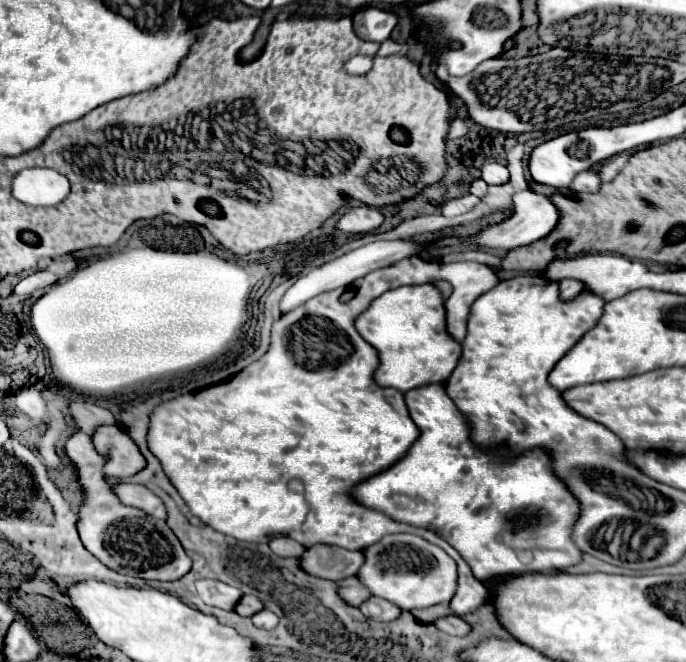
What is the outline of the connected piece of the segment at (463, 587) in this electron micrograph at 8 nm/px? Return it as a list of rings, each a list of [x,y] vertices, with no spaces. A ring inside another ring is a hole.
[[[457,556],[455,562],[457,562],[459,578],[457,578],[457,592],[451,598],[451,608],[455,614],[467,614],[467,612],[473,612],[475,608],[483,606],[489,598],[489,592],[483,582],[475,580],[467,562],[461,556]]]

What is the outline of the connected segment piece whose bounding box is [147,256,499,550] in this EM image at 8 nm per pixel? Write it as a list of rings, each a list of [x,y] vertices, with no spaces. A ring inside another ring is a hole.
[[[413,256],[389,268],[375,270],[349,286],[323,292],[293,312],[283,314],[273,322],[269,350],[229,382],[207,386],[199,394],[183,394],[155,406],[147,444],[191,514],[217,532],[237,540],[267,542],[269,536],[289,536],[303,548],[331,544],[345,550],[365,550],[385,534],[421,532],[421,528],[395,522],[349,498],[353,486],[393,466],[419,436],[419,428],[409,418],[403,394],[373,382],[373,370],[379,364],[377,352],[359,336],[353,322],[383,292],[407,284],[431,284],[433,280],[447,280],[453,286],[453,294],[447,300],[447,330],[461,342],[465,338],[471,304],[499,282],[495,270],[475,262],[439,264]],[[297,332],[305,332],[305,338],[311,334],[311,346],[303,346],[299,340],[295,340],[293,346],[291,338],[299,338]]]

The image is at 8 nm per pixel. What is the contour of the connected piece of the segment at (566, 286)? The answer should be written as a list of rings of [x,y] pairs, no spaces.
[[[561,280],[559,282],[559,296],[561,300],[575,300],[579,292],[585,290],[585,284],[579,280]]]

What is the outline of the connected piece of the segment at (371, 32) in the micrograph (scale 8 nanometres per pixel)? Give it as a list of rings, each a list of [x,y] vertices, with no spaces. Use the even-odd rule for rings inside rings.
[[[375,6],[363,8],[353,16],[355,34],[359,38],[371,40],[371,42],[387,40],[395,26],[397,26],[397,16],[391,12],[385,12],[381,8],[375,8]]]

